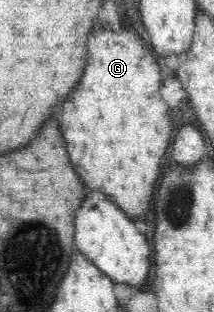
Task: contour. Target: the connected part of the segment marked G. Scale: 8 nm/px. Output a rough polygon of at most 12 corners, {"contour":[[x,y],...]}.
{"contour":[[95,25],[61,105],[69,163],[133,223],[171,117],[159,63]]}

